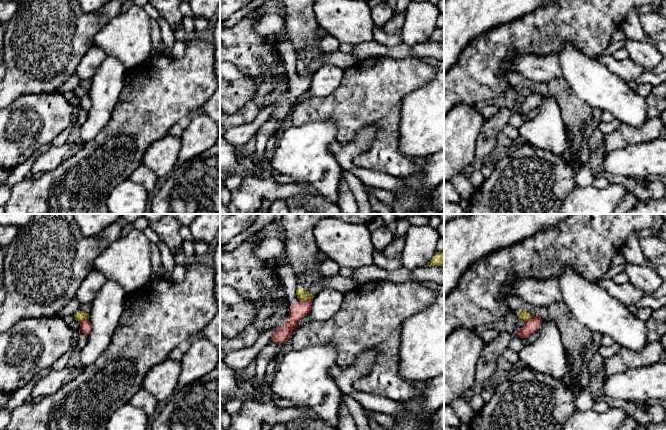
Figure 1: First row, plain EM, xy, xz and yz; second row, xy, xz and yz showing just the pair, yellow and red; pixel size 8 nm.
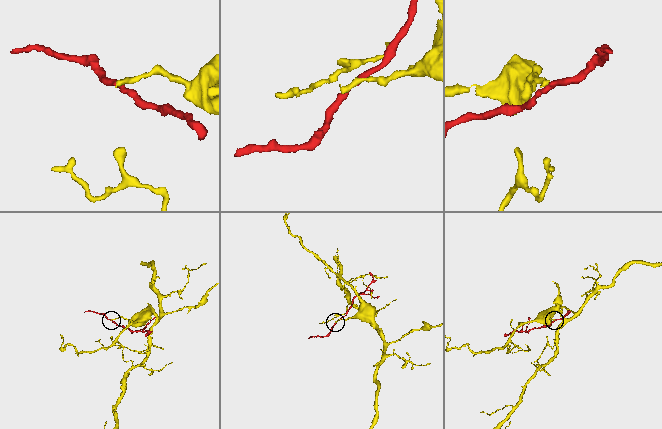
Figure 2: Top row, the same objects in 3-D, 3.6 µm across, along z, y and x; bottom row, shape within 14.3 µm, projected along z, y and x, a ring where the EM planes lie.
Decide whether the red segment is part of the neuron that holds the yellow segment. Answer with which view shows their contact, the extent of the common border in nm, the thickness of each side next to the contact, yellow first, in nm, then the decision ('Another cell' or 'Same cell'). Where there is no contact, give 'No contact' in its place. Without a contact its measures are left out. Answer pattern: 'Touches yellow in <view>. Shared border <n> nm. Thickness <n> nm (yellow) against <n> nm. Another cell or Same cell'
Touches yellow in xz. Shared border 110 nm. Thickness 90 nm (yellow) against 140 nm. Another cell

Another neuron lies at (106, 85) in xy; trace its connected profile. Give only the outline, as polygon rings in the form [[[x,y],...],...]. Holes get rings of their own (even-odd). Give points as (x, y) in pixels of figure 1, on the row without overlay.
[[[107,56],[97,69],[89,87],[91,108],[87,112],[86,121],[79,127],[81,144],[92,141],[110,120],[127,71],[112,56]]]

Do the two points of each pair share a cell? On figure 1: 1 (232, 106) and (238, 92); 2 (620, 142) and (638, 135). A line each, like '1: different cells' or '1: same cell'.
1: same cell
2: same cell

